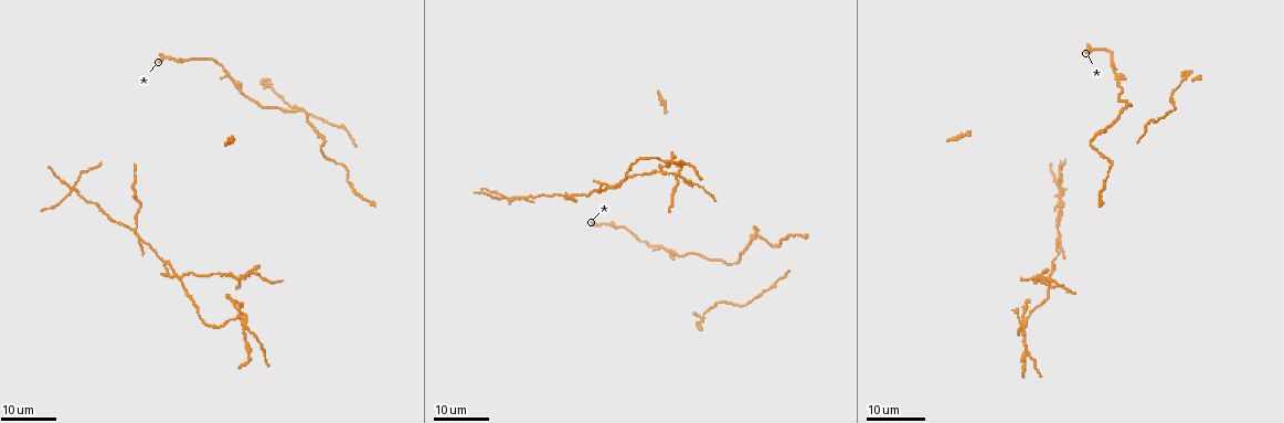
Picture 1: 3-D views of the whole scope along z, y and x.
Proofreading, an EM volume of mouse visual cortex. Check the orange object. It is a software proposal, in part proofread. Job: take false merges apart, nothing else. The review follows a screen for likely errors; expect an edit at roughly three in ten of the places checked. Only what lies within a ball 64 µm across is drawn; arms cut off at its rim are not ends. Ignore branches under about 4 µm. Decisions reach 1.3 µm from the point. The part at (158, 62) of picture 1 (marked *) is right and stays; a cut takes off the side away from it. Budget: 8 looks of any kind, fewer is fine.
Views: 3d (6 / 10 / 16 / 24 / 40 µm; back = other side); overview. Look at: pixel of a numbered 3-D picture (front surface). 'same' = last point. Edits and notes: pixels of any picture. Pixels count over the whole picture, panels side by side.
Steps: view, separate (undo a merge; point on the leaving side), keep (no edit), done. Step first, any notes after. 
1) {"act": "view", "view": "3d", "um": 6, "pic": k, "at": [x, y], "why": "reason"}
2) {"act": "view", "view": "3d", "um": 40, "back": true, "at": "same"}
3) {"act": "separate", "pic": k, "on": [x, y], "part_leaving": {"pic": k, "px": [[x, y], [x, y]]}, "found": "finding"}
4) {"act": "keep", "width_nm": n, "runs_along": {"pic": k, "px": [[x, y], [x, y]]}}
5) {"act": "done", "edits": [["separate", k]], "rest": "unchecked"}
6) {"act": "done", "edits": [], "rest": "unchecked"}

{"act": "view", "view": "3d", "um": 24, "pic": 1, "at": [181, 277], "why": "three-way junction"}

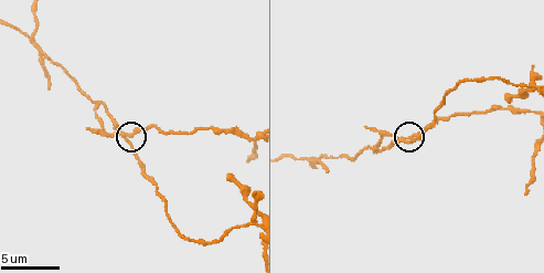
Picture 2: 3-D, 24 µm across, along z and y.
{"act": "view", "view": "3d", "um": 10, "pic": 2, "at": [407, 142]}

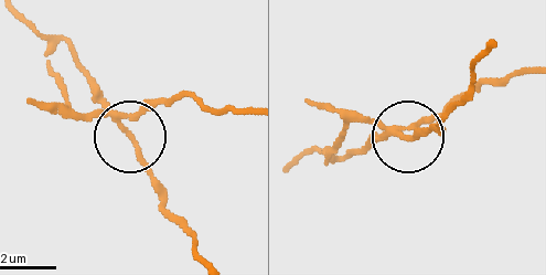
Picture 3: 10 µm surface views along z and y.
{"act": "view", "view": "3d", "um": 6, "pic": 3, "at": [405, 134], "why": "closer look"}

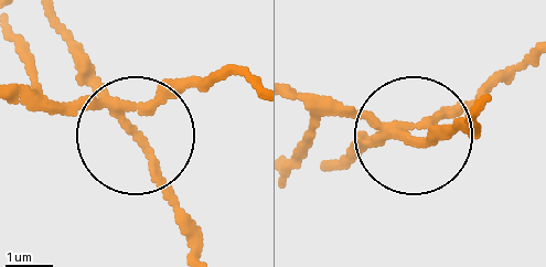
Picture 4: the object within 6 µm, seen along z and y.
{"act": "separate", "pic": 4, "on": [45, 103], "width_nm": 170, "part_leaving": {"pic": 4, "px": [[117, 106], [221, 78], [256, 86]]}, "found": "two neurons meet here"}

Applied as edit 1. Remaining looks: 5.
{"act": "view", "view": "3d", "um": 10, "pic": 2, "at": [309, 157], "why": "two arms in line, one across"}

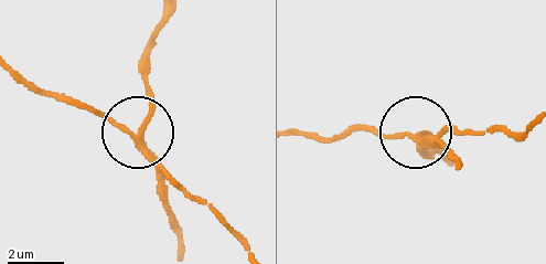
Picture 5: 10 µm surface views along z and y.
{"act": "view", "view": "3d", "um": 6, "pic": 5, "at": [407, 138]}

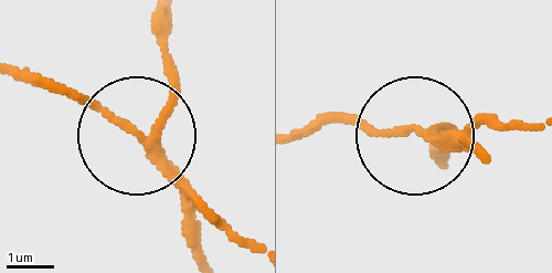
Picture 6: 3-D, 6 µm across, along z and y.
{"act": "separate", "pic": 6, "on": [188, 228], "arms": 3, "part_leaving": {"pic": 6, "px": [[161, 155], [172, 87], [161, 17]]}, "found": "two neurons meet here"}

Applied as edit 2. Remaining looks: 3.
{"act": "view", "view": "3d", "um": 24, "pic": 1, "at": [73, 189], "why": "four or more arms meet"}

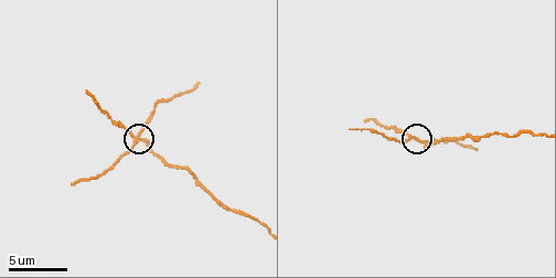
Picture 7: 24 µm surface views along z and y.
{"act": "view", "view": "3d", "um": 10, "pic": 7, "at": [138, 142]}

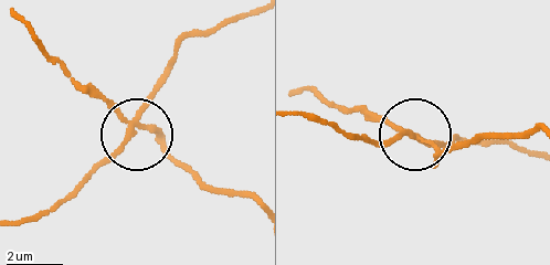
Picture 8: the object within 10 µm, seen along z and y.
{"act": "separate", "pic": 8, "on": [112, 160], "arms": 4, "part_leaving": {"pic": 8, "px": [[130, 120], [181, 45], [245, 14]]}, "found": "a second neuron is stuck on"}

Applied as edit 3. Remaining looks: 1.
{"act": "done", "edits": [["separate", 4], ["separate", 6], ["separate", 8]], "rest": "unchecked"}

